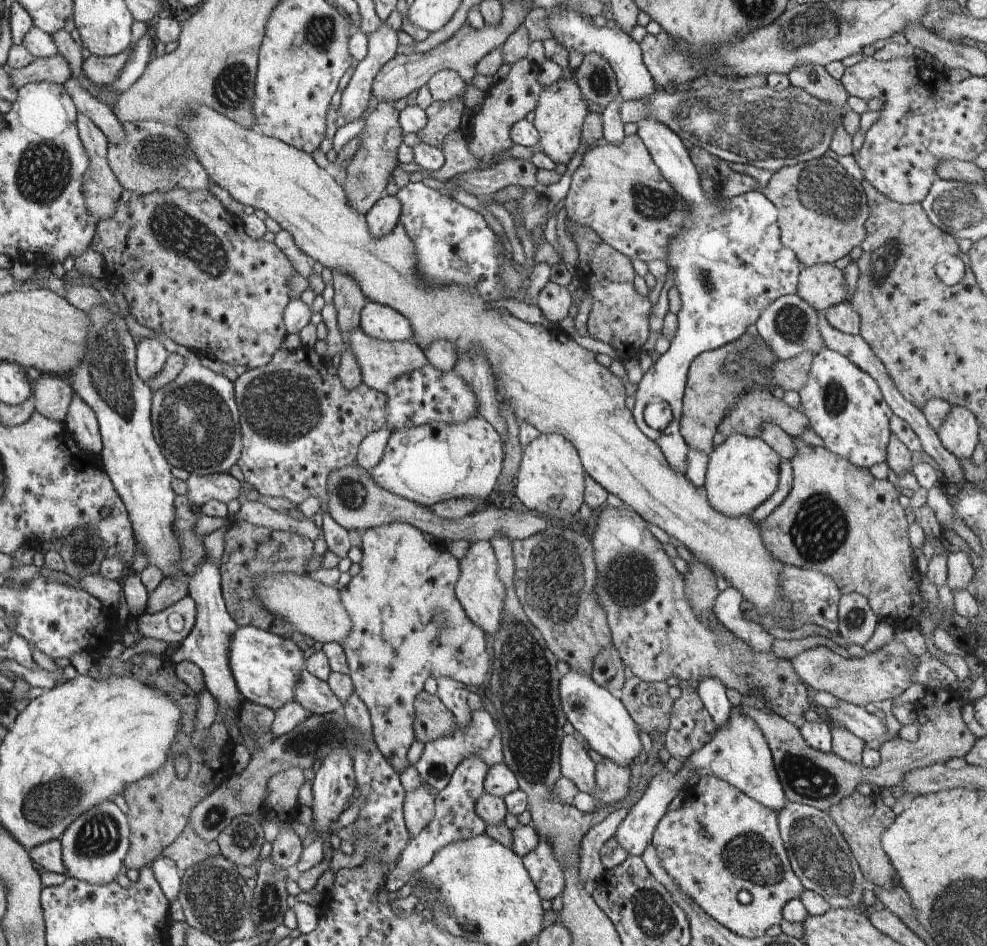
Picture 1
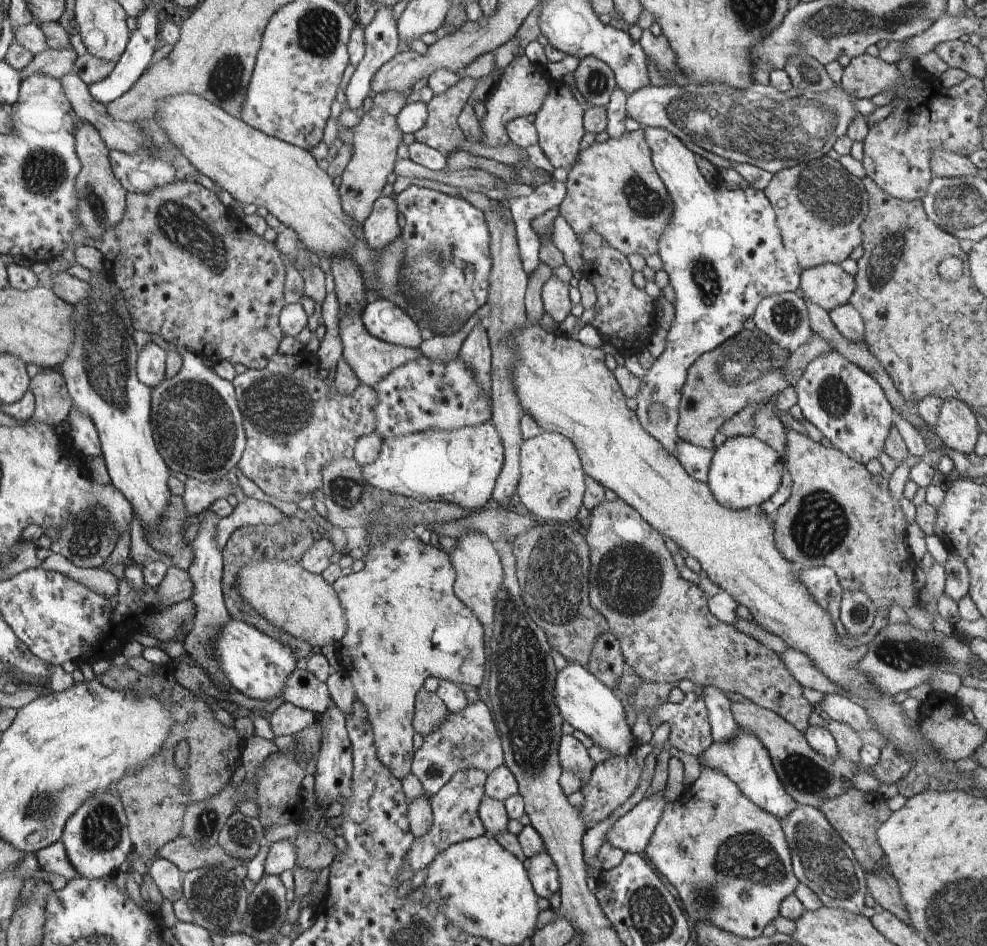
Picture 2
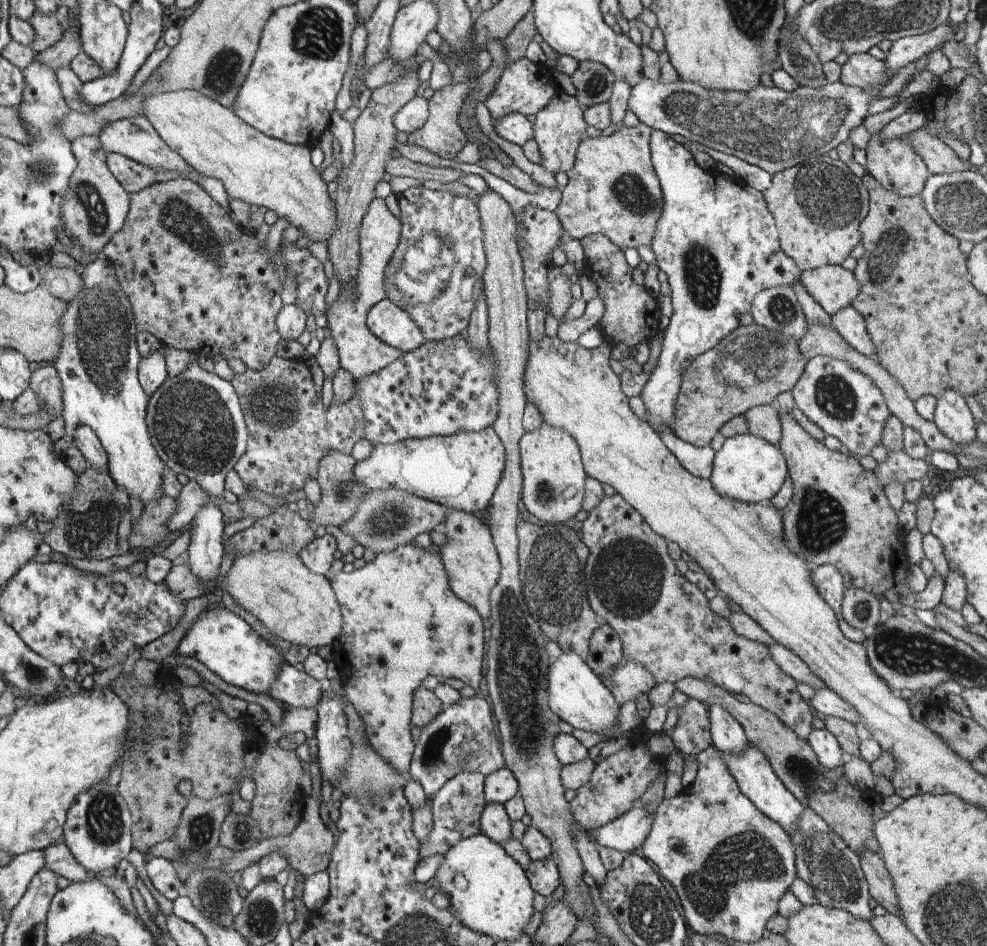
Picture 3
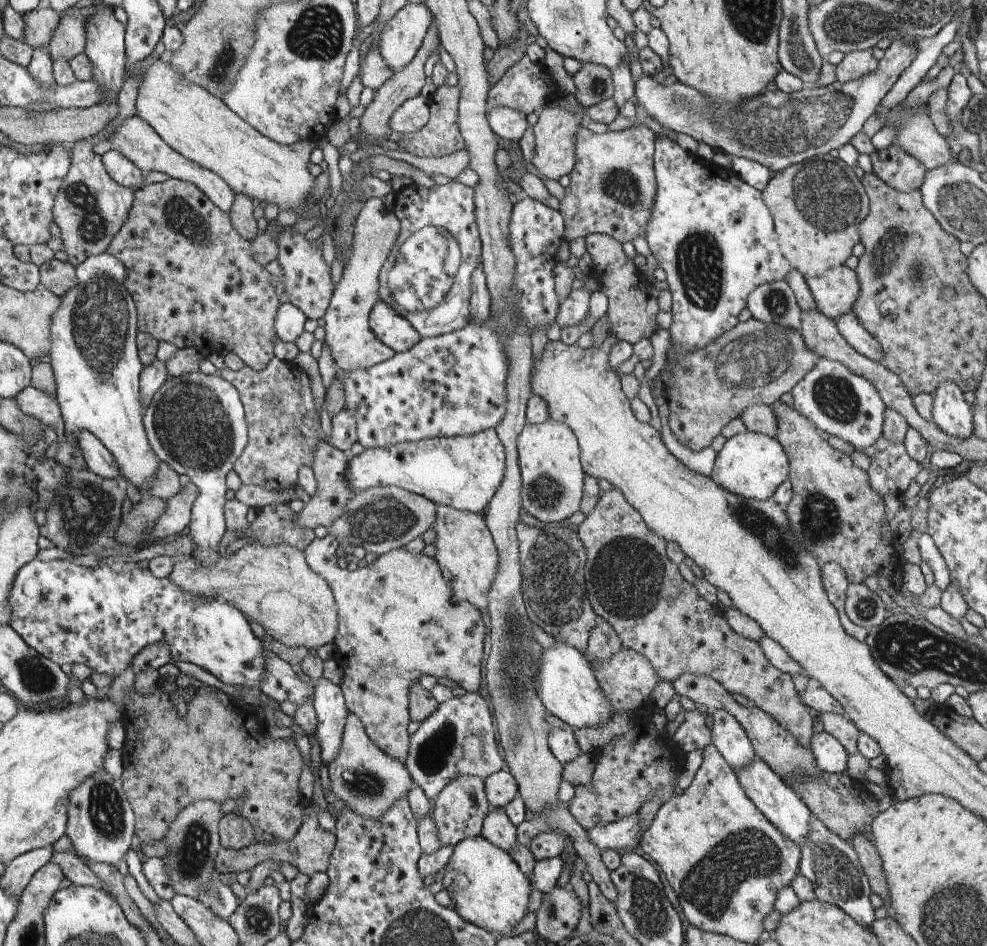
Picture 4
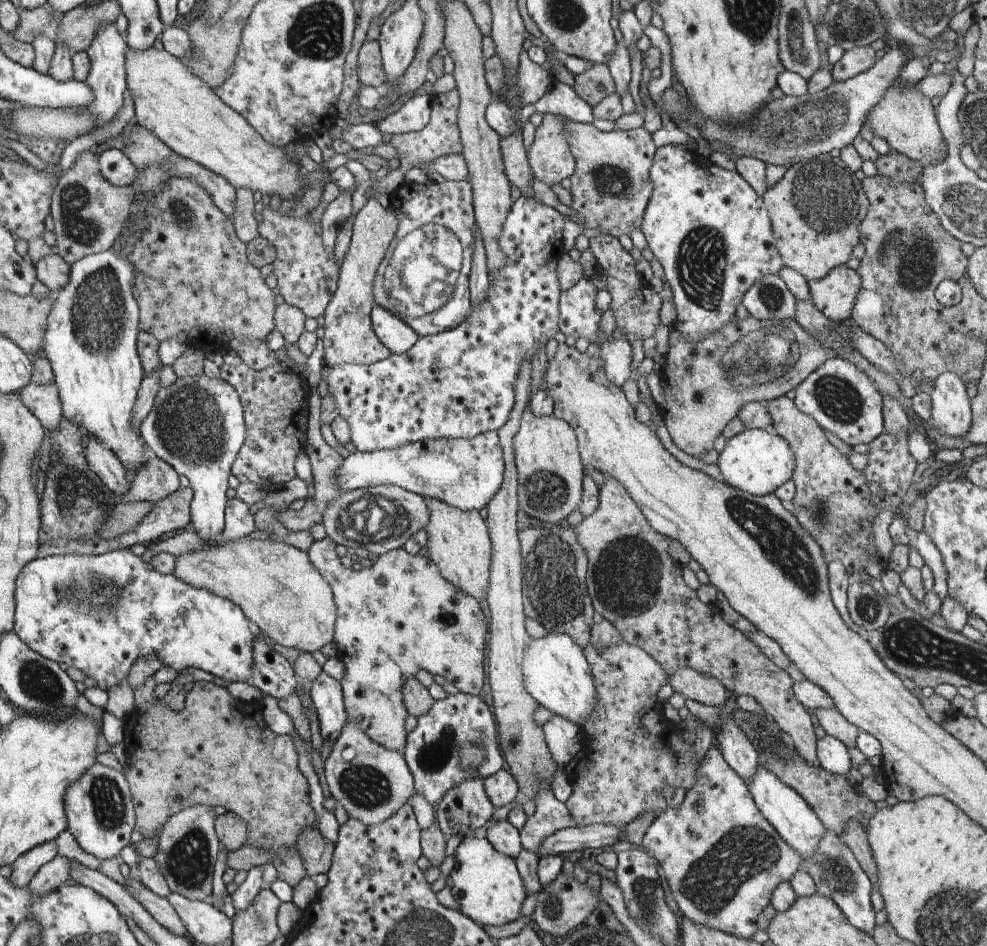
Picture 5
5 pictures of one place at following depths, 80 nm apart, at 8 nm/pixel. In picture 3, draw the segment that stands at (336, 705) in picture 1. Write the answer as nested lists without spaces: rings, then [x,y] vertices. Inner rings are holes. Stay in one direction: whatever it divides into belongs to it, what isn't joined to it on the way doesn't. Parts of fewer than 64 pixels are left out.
[[[284,662],[279,675],[269,688],[268,694],[284,702],[284,706],[316,708],[323,695],[322,682],[310,676],[305,670],[297,670]]]

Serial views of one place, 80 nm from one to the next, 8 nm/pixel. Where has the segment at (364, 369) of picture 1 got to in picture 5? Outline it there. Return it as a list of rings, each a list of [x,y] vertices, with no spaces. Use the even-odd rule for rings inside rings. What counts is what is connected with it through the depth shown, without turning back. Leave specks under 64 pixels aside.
[[[372,196],[356,214],[352,222],[352,235],[343,264],[339,268],[338,288],[330,306],[323,314],[325,318],[323,344],[325,362],[333,367],[342,363],[355,365],[371,365],[387,359],[391,349],[374,334],[371,324],[372,306],[374,306],[374,276],[378,265],[382,262],[388,245],[395,238],[398,230],[398,217],[390,208],[378,203],[377,196]]]

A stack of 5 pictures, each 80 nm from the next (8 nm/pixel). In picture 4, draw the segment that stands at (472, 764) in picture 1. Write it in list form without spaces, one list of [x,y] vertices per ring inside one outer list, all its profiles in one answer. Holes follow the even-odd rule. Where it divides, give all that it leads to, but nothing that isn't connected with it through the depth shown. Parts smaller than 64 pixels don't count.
[[[460,775],[449,782],[435,798],[430,812],[438,829],[441,846],[456,846],[462,839],[480,835],[484,817],[490,808],[482,777]]]

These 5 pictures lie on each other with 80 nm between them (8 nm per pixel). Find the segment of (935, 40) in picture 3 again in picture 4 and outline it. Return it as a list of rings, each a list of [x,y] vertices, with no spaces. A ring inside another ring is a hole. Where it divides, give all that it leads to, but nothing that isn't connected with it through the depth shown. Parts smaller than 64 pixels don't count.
[[[904,38],[892,41],[890,47],[885,50],[885,56],[879,60],[878,68],[871,74],[863,76],[857,81],[841,84],[838,81],[825,87],[814,86],[804,88],[798,92],[783,93],[780,90],[771,91],[766,88],[759,95],[748,97],[736,103],[717,105],[714,99],[708,99],[704,93],[690,85],[673,80],[667,85],[661,85],[653,77],[642,75],[635,82],[635,95],[640,117],[650,117],[660,126],[670,128],[674,132],[689,134],[698,141],[706,142],[714,150],[721,149],[724,153],[738,155],[747,160],[760,163],[770,172],[777,173],[790,165],[800,164],[811,158],[828,155],[830,150],[839,149],[846,143],[850,143],[852,137],[858,134],[864,126],[864,122],[870,115],[880,110],[880,101],[900,78],[903,70],[916,58],[919,51],[918,39]]]

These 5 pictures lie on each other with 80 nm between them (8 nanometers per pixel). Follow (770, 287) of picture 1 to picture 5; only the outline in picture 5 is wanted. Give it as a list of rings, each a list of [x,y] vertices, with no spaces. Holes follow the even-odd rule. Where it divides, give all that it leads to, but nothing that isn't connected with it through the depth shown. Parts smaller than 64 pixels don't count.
[[[667,144],[658,148],[656,152],[654,166],[651,168],[651,179],[654,181],[654,194],[651,196],[651,202],[648,203],[646,214],[644,215],[644,224],[641,231],[647,240],[647,245],[652,250],[656,260],[664,268],[666,280],[672,289],[674,308],[677,312],[677,321],[674,323],[674,330],[678,331],[685,341],[702,342],[712,333],[716,333],[724,326],[736,320],[736,308],[742,304],[743,296],[746,291],[758,282],[763,276],[778,275],[786,267],[781,254],[777,251],[774,244],[773,228],[768,214],[768,209],[764,206],[763,197],[761,197],[750,186],[742,176],[735,171],[729,171],[714,165],[708,158],[700,156],[697,152],[689,151],[682,145]]]

